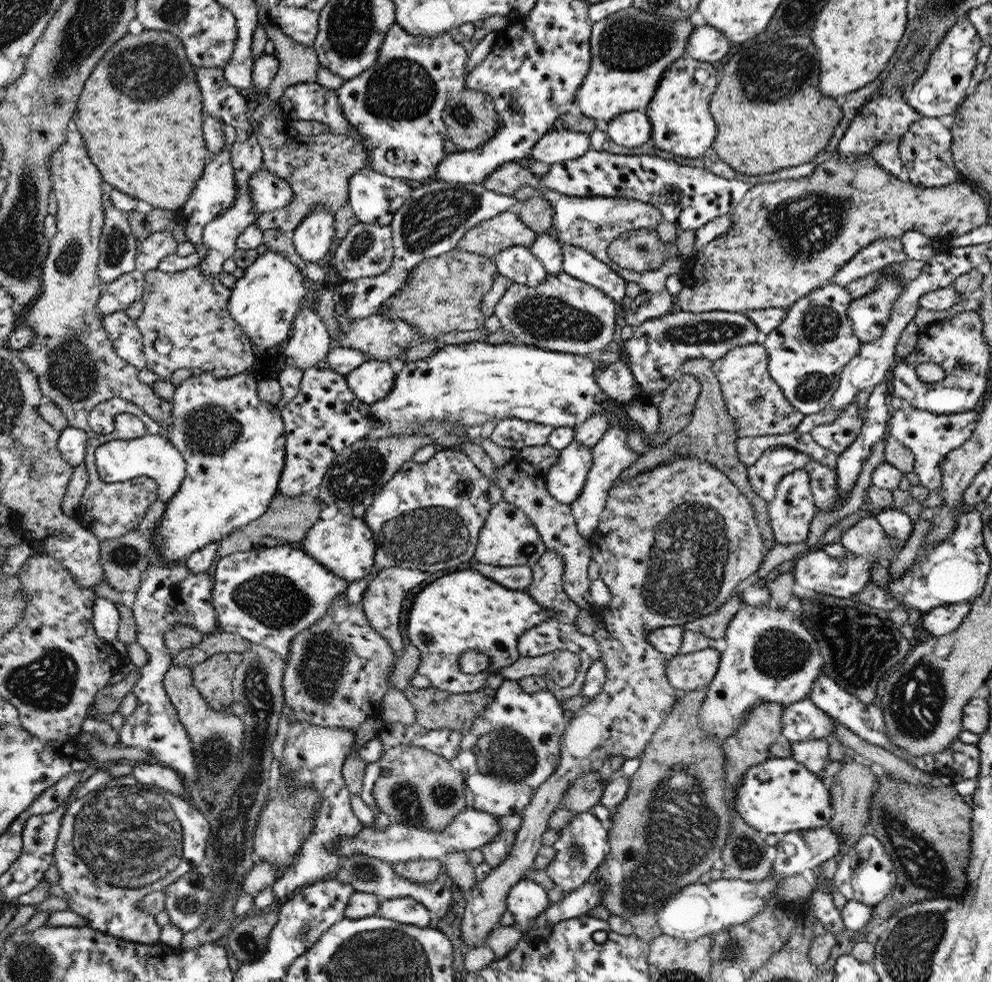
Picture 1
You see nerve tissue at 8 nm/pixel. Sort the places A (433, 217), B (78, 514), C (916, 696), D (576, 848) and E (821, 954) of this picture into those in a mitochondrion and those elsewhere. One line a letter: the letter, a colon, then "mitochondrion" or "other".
A: mitochondrion
B: other
C: mitochondrion
D: mitochondrion
E: other

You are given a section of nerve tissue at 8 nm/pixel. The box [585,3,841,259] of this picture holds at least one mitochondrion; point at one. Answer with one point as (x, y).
(774, 74)

